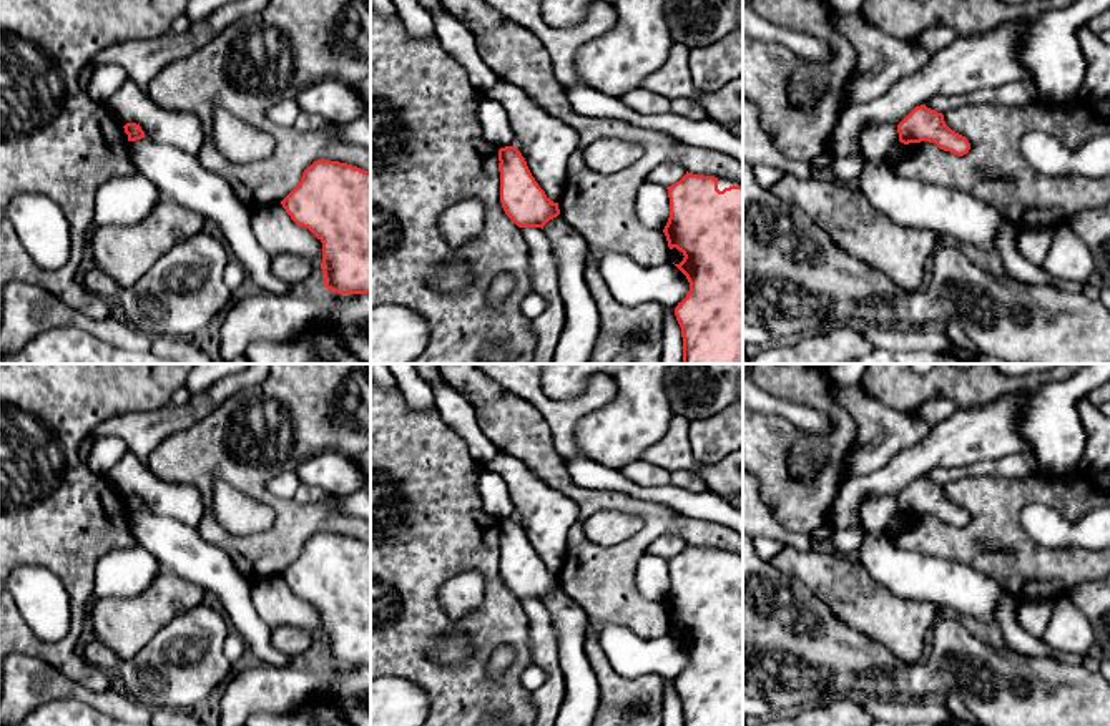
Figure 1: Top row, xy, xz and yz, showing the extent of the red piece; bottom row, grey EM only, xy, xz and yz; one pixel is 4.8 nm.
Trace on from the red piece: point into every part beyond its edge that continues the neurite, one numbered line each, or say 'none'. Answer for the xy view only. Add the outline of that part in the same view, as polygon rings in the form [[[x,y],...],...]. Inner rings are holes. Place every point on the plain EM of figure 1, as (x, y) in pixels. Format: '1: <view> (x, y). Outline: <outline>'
none

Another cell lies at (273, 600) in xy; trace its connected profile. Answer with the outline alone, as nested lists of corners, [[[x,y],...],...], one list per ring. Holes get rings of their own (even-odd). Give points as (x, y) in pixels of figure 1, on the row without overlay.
[[[281,575],[253,580],[251,603],[269,628],[291,625],[321,640],[321,611],[307,600],[297,598]]]

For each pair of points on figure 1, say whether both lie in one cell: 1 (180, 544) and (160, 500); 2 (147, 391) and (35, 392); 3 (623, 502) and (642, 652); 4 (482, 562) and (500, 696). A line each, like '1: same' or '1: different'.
1: different
2: same
3: different
4: same

